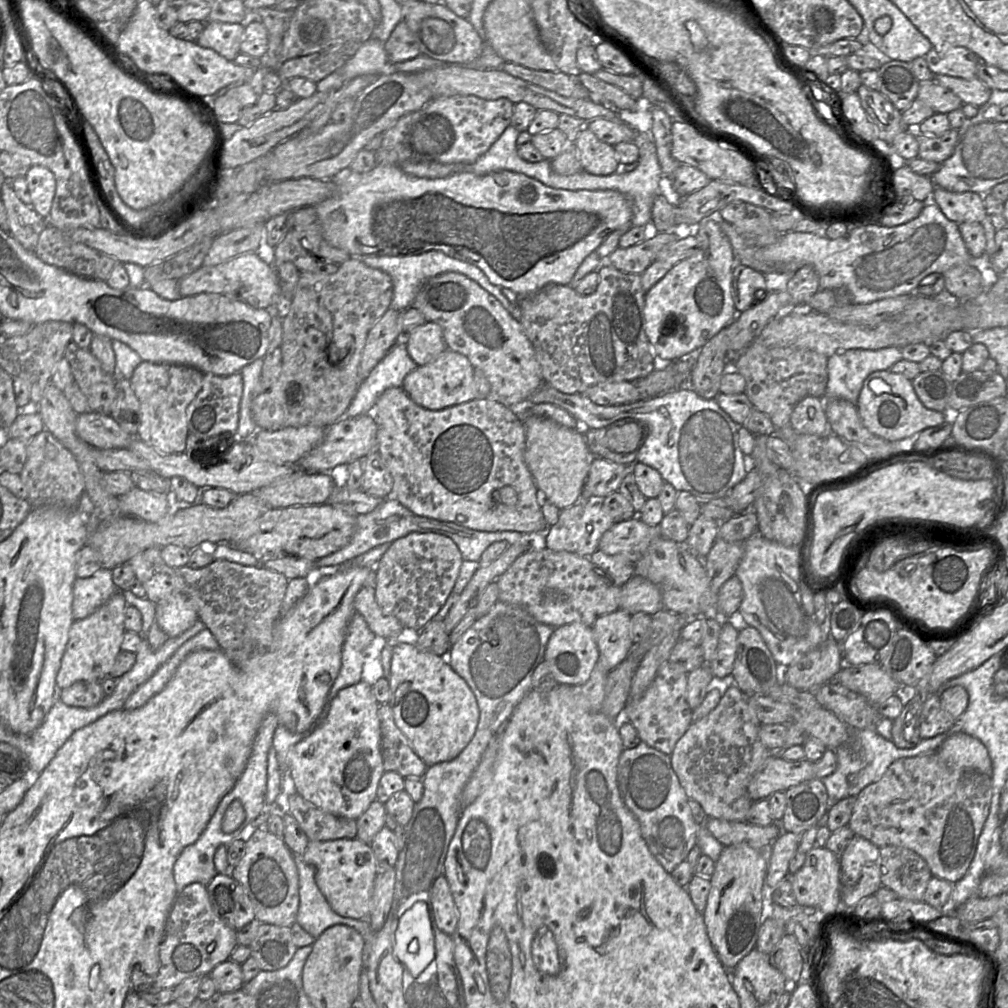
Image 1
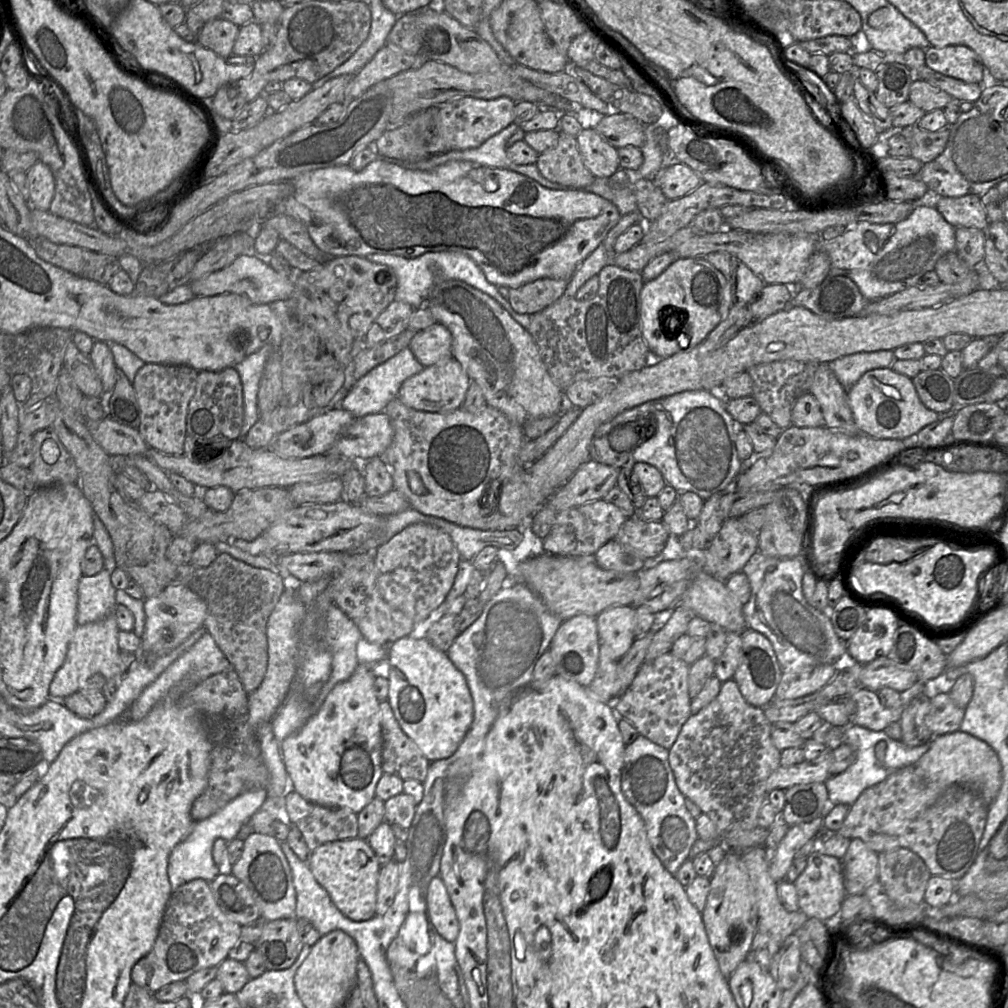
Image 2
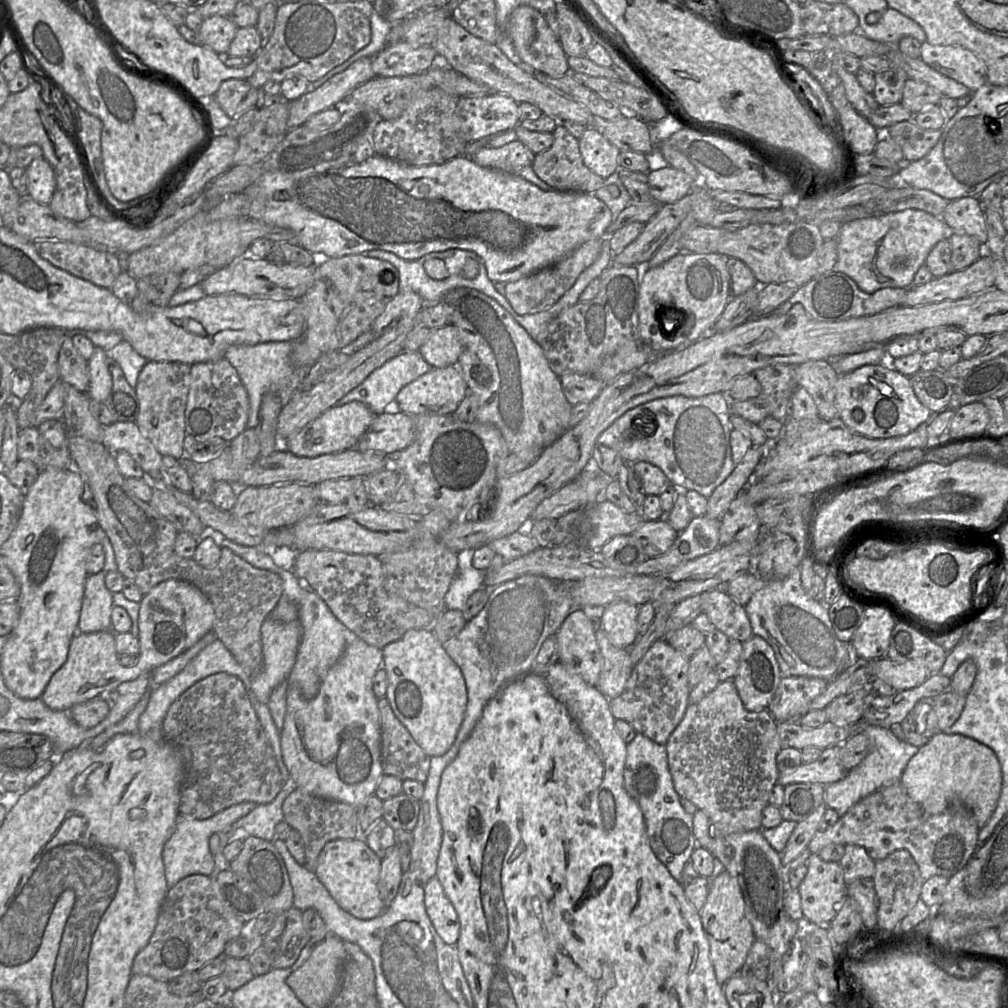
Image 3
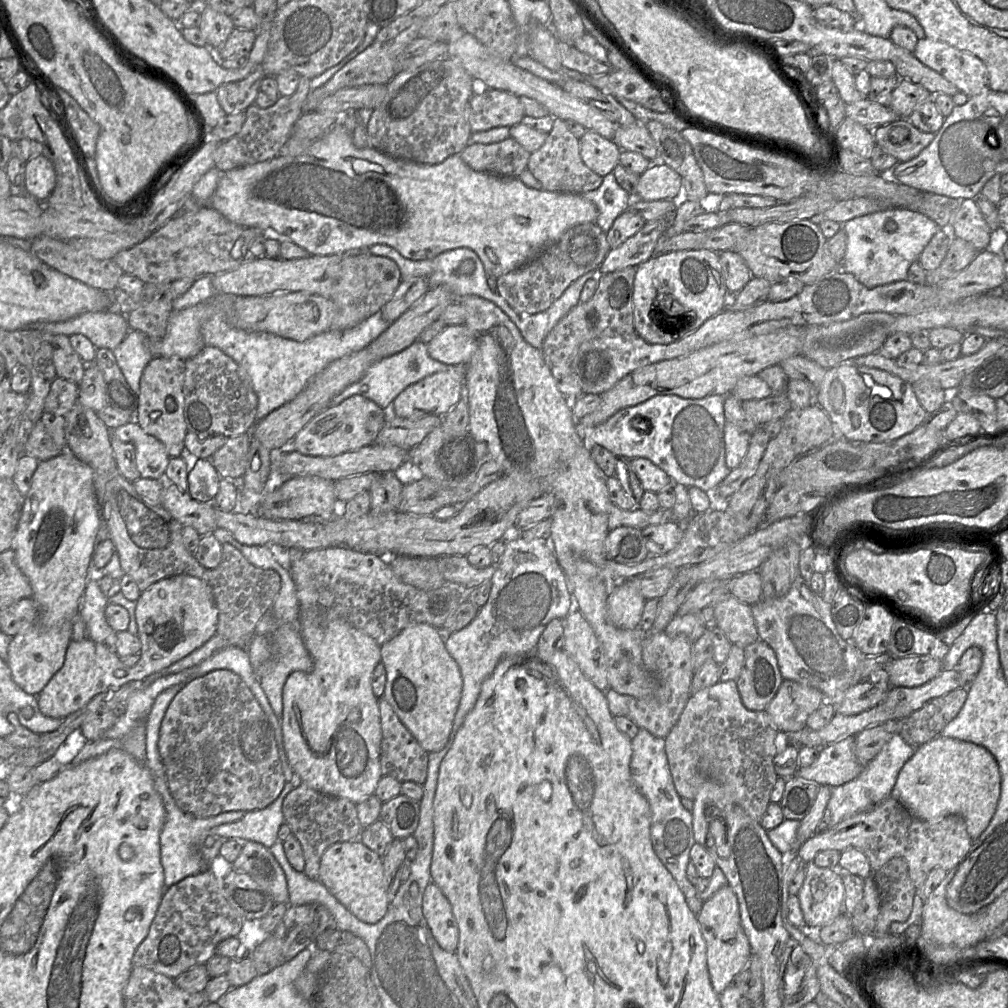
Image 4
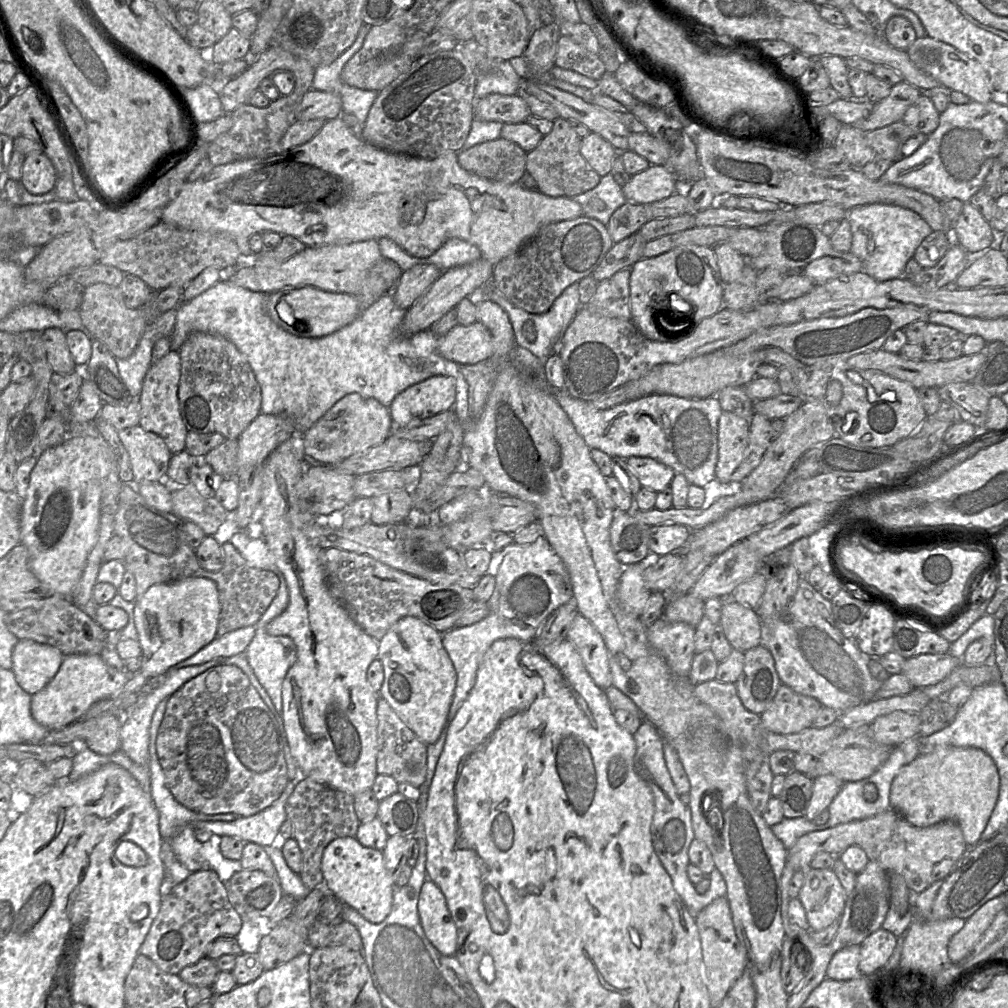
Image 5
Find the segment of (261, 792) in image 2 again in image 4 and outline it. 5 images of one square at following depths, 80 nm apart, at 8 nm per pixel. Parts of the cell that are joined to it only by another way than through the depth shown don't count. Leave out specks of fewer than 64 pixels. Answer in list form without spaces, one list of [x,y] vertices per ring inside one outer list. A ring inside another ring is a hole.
[[[161,769],[159,779],[155,777],[155,789],[161,796],[166,811],[166,821],[160,834],[160,858],[164,870],[165,885],[170,887],[190,875],[209,869],[208,863],[203,858],[201,848],[205,838],[210,834],[210,830],[218,825],[236,821],[248,811],[227,811],[211,817],[189,815],[182,811],[174,801],[168,789],[164,769]]]

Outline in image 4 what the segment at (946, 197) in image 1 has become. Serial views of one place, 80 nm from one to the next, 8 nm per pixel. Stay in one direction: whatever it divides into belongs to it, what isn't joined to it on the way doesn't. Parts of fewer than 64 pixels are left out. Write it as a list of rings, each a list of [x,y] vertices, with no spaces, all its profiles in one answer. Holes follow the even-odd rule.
[[[975,199],[961,200],[960,206],[950,224],[952,237],[971,243],[979,252],[987,248],[992,234]]]

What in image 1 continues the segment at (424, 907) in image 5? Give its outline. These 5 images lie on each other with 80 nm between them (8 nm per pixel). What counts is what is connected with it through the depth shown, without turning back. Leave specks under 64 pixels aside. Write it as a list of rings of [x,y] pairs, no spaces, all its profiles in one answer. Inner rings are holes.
[[[444,875],[436,878],[432,884],[430,904],[438,928],[452,936],[457,928],[458,914],[449,883]]]

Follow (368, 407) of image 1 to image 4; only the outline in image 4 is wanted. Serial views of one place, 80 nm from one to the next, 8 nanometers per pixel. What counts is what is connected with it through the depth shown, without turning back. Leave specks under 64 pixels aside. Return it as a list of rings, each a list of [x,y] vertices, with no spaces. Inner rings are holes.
[[[416,340],[410,346],[400,351],[399,353],[384,358],[373,364],[360,380],[349,385],[342,392],[334,396],[329,402],[327,408],[338,405],[345,399],[353,395],[361,395],[375,402],[382,409],[385,409],[387,406],[392,404],[394,399],[405,388],[437,372],[448,372],[457,380],[464,383],[464,365],[447,365],[432,359],[428,354],[427,344],[422,341]]]

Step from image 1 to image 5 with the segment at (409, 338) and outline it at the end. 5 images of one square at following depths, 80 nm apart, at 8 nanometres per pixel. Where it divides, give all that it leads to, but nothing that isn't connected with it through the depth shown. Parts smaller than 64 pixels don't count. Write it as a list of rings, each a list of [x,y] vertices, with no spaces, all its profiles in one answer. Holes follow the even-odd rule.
[[[481,323],[456,325],[439,337],[441,356],[459,364],[472,365],[494,357],[494,343],[489,330]]]

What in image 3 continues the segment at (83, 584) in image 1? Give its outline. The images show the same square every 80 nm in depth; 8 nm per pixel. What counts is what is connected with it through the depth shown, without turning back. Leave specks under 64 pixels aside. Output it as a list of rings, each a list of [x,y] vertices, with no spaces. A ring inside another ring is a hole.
[[[107,573],[88,575],[77,633],[95,633],[111,630],[113,593],[106,587]]]

